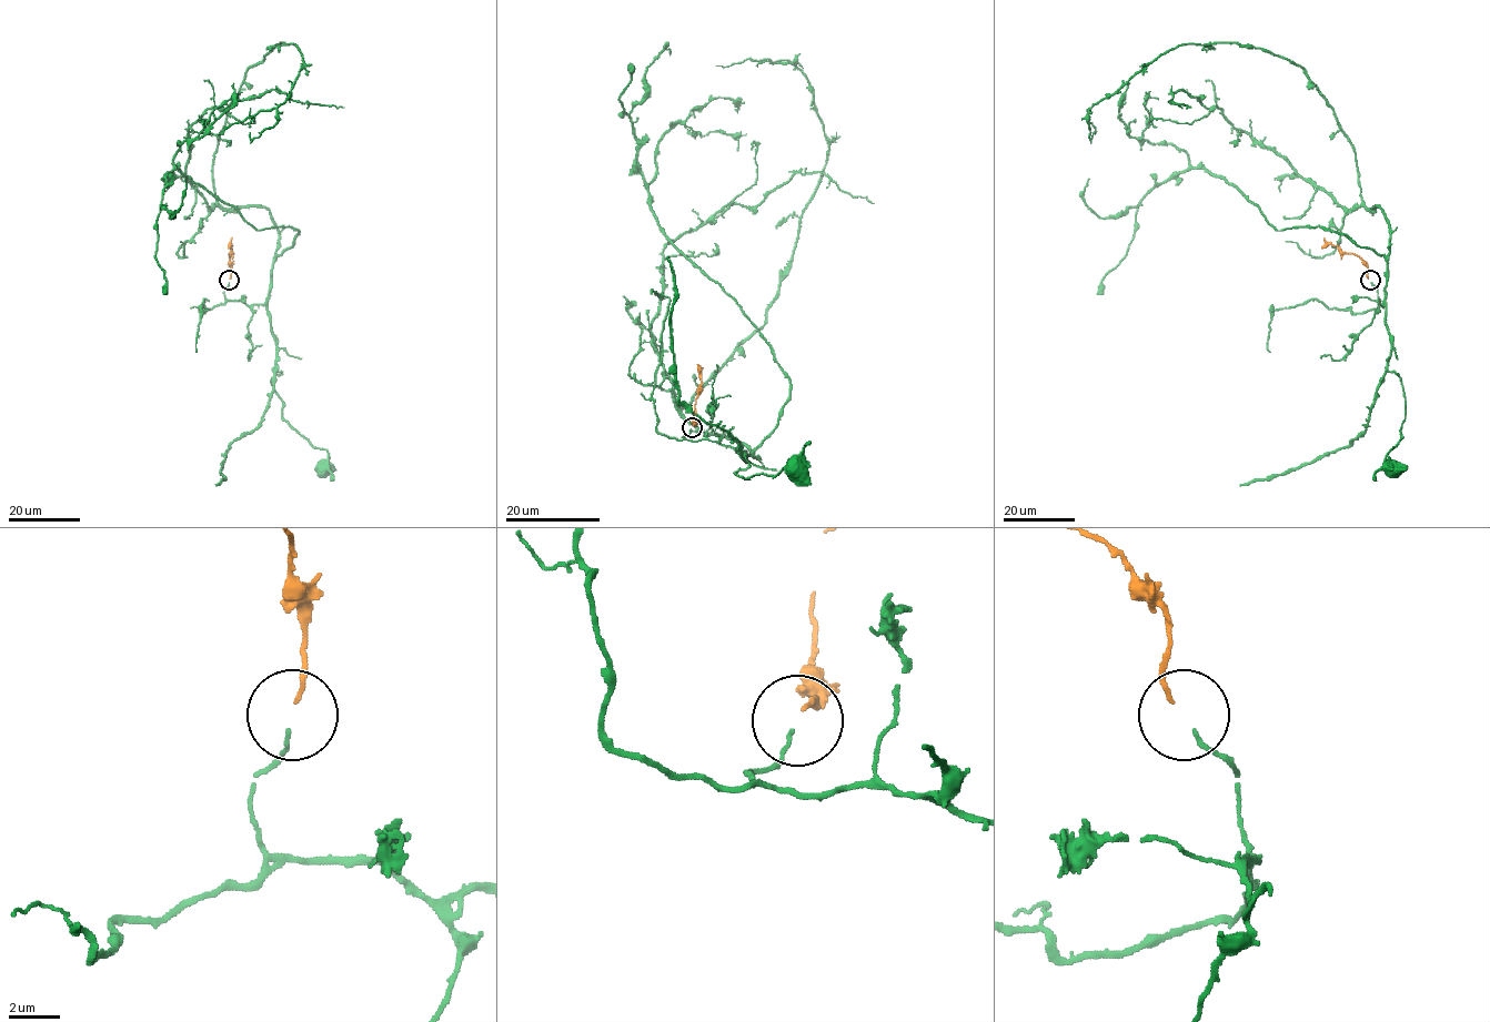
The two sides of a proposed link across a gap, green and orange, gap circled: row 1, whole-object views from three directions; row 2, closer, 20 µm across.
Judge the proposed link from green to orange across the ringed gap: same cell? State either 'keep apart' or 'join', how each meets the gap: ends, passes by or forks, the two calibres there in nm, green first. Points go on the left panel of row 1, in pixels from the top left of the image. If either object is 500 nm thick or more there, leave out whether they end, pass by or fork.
join; green ends there; orange ends there; 160 nm thick on the green side, 160 nm on the other

